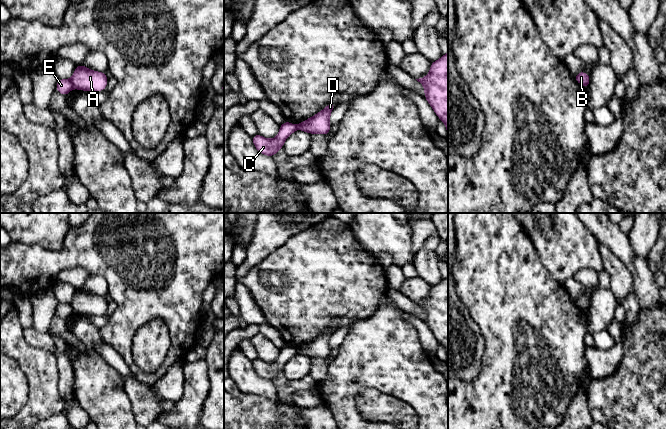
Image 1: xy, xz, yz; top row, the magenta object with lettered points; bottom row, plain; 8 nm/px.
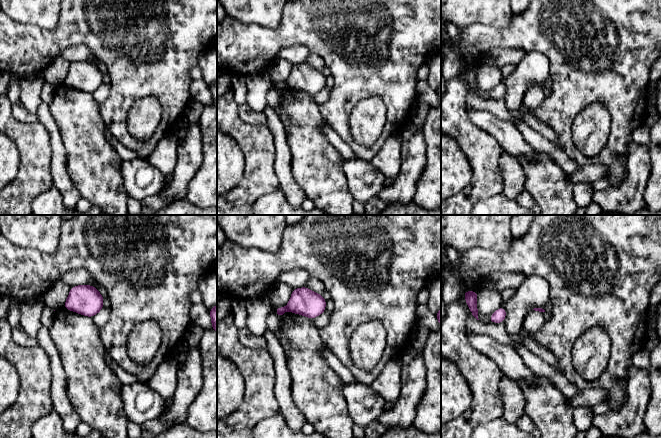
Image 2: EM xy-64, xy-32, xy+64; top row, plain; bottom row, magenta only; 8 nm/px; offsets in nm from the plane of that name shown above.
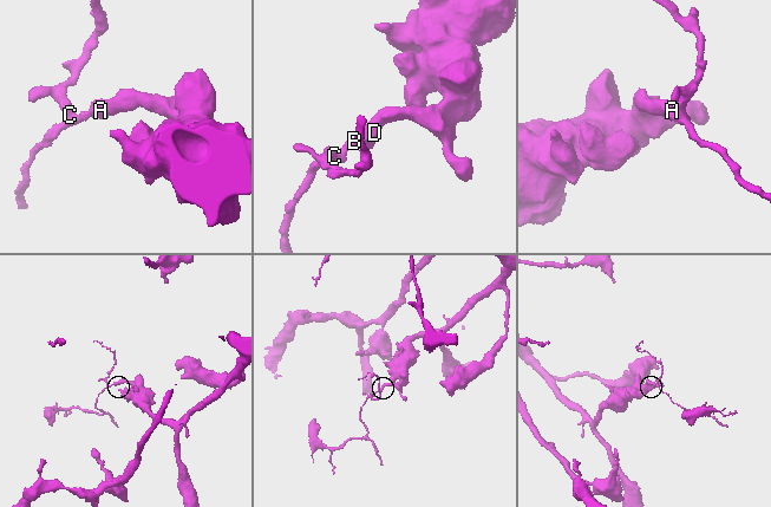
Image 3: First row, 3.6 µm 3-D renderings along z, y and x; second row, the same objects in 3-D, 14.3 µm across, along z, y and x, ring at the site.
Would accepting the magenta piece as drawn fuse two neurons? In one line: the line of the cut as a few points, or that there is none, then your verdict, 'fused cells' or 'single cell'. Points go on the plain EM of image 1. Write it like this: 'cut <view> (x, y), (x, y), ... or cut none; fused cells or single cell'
cut xy (69, 304), (74, 311); fused cells

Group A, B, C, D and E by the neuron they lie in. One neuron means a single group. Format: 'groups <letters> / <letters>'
groups A B D / C E

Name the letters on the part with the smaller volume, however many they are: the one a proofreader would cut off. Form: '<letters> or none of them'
C, E

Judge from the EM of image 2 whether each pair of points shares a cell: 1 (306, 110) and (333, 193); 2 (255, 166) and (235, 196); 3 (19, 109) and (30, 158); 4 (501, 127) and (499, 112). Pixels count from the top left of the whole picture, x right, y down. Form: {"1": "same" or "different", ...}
{"1": "same", "2": "same", "3": "different", "4": "different"}

